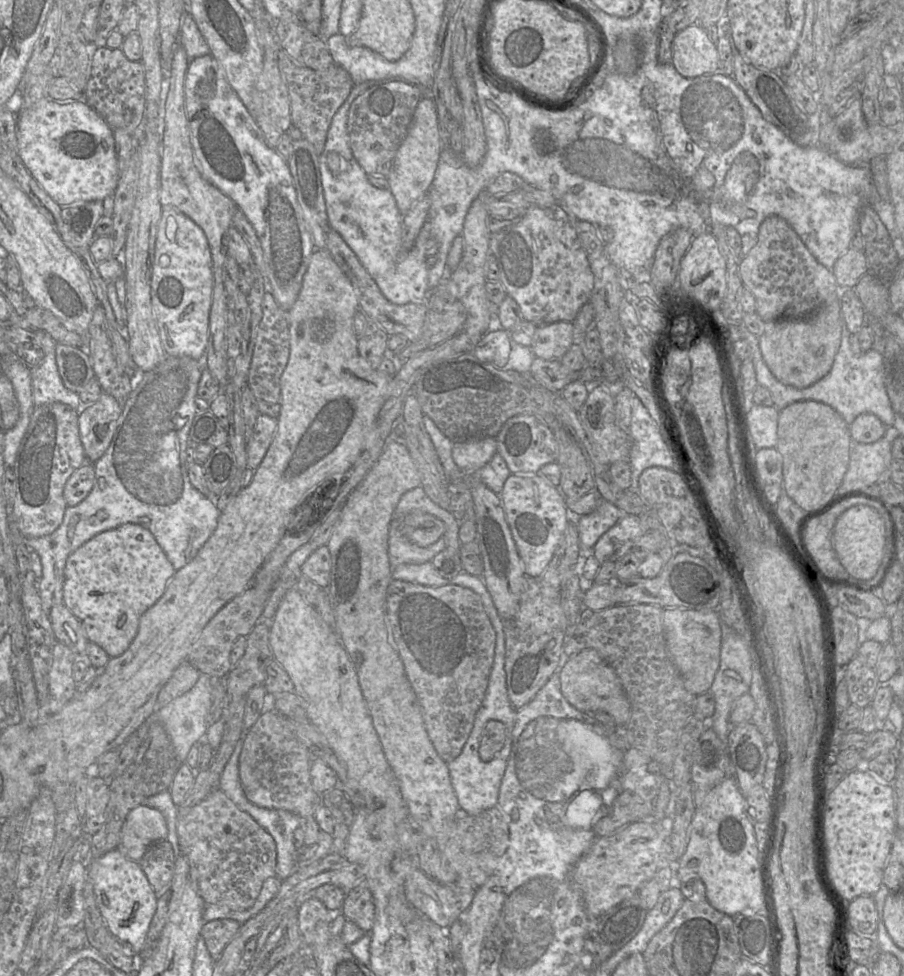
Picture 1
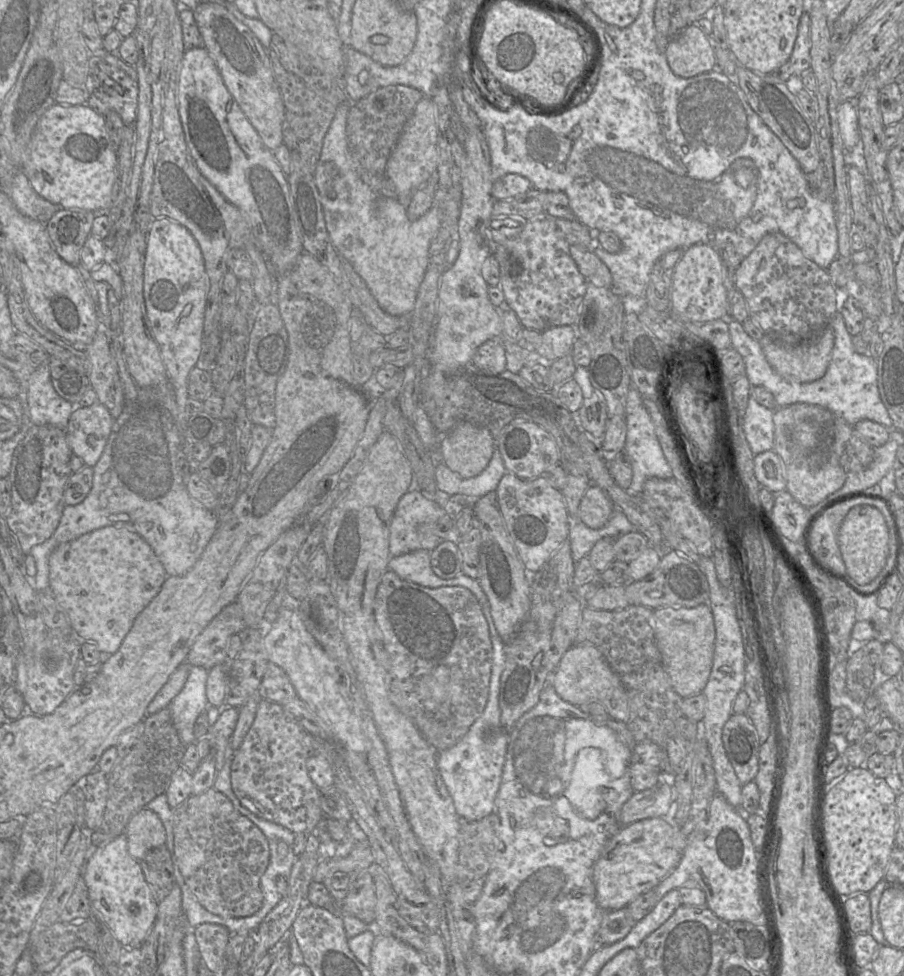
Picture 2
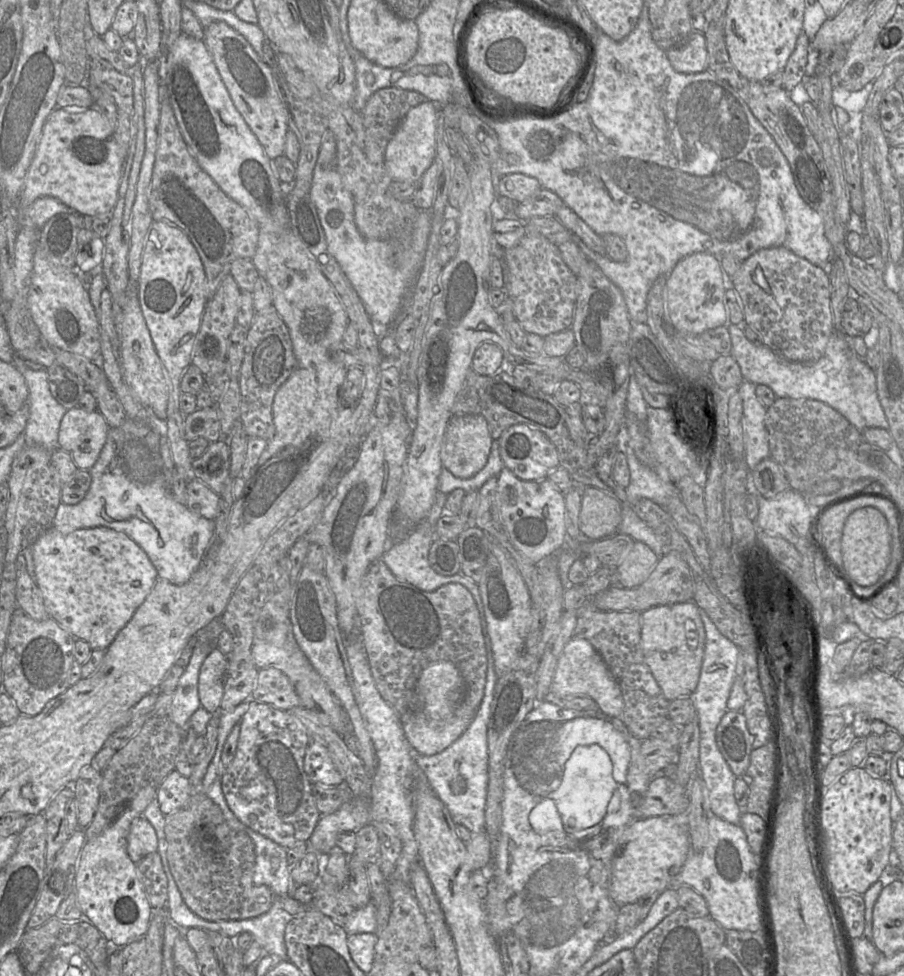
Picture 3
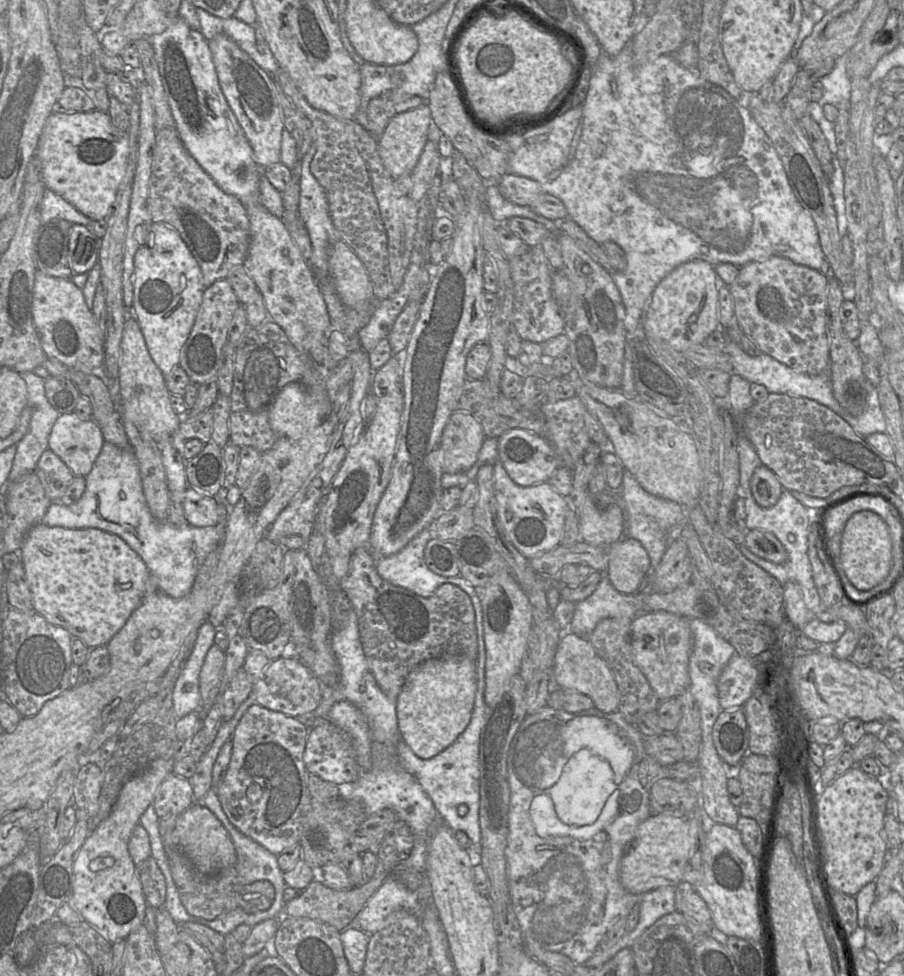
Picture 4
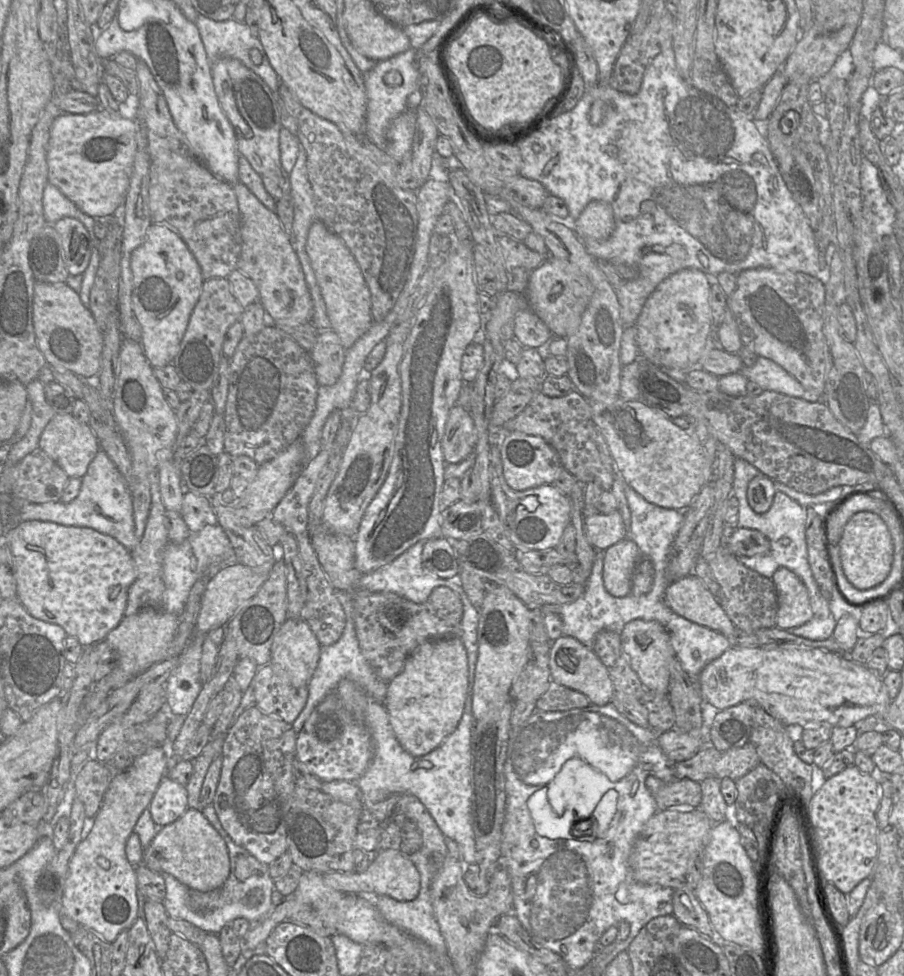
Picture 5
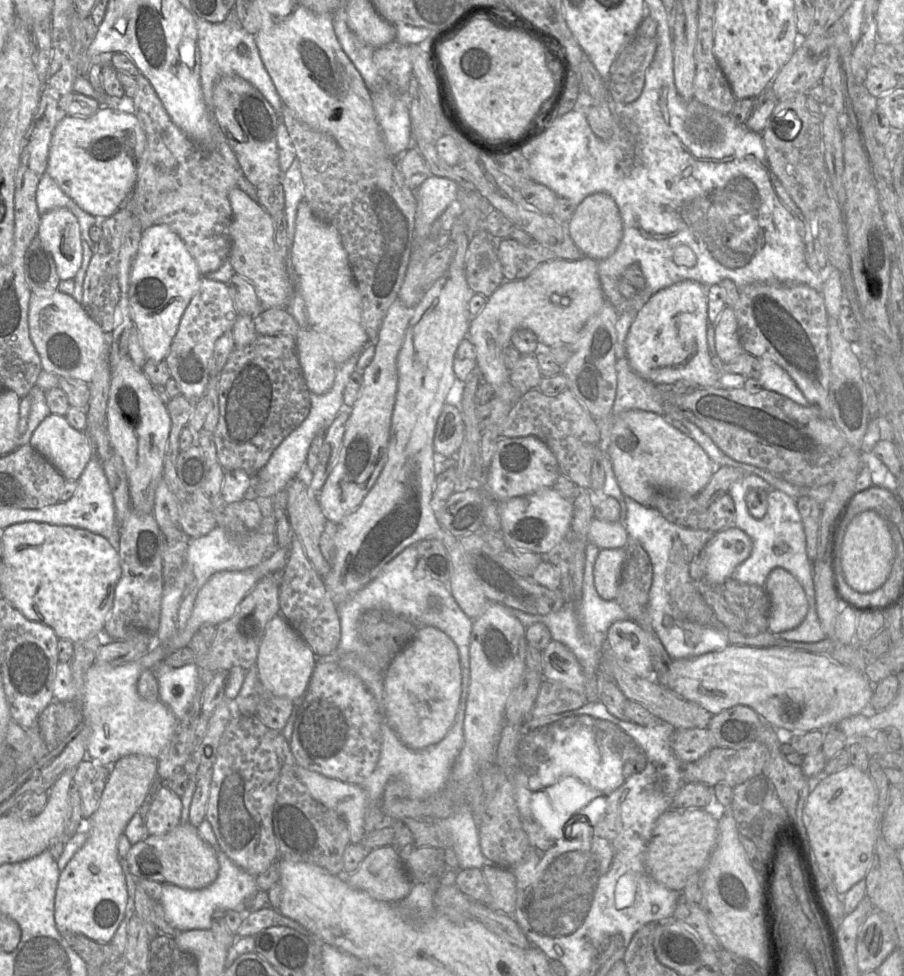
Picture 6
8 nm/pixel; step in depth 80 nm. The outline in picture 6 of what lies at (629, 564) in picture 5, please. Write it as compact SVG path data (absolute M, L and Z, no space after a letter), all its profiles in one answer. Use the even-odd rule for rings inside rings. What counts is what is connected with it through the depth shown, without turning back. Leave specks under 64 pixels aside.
M624 548L600 549L594 565L594 585L602 599L615 600L624 561Z

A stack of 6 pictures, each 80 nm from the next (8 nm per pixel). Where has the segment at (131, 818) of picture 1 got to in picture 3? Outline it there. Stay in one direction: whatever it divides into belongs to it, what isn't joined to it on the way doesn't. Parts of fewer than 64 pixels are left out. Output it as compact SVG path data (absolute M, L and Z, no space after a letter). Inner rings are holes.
M143 816L136 818L128 834L127 853L130 859L137 864L157 849L158 837L152 824Z

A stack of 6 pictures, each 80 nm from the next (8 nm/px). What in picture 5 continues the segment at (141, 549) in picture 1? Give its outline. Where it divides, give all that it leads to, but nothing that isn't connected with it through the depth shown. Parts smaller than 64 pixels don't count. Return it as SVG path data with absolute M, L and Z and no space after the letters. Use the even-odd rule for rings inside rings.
M24 521L6 529L4 539L13 557L17 600L38 620L56 624L83 647L105 640L124 618L128 590L136 579L134 561L115 538L88 527L63 526L53 522Z

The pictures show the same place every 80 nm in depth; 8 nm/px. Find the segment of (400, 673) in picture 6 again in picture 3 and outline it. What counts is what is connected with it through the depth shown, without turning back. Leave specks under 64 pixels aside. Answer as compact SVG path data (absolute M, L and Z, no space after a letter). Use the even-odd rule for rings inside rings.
M441 661L426 667L420 674L416 692L417 708L401 716L405 737L416 753L424 756L438 754L455 742L469 727L474 714L463 707L464 680L455 664Z

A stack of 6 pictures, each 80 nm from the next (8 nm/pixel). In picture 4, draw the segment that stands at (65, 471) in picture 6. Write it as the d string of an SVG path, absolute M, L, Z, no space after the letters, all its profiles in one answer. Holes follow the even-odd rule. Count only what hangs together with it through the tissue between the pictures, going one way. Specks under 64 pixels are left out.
M74 412L61 414L52 427L48 449L70 468L74 476L86 477L104 443L95 421L82 420Z

